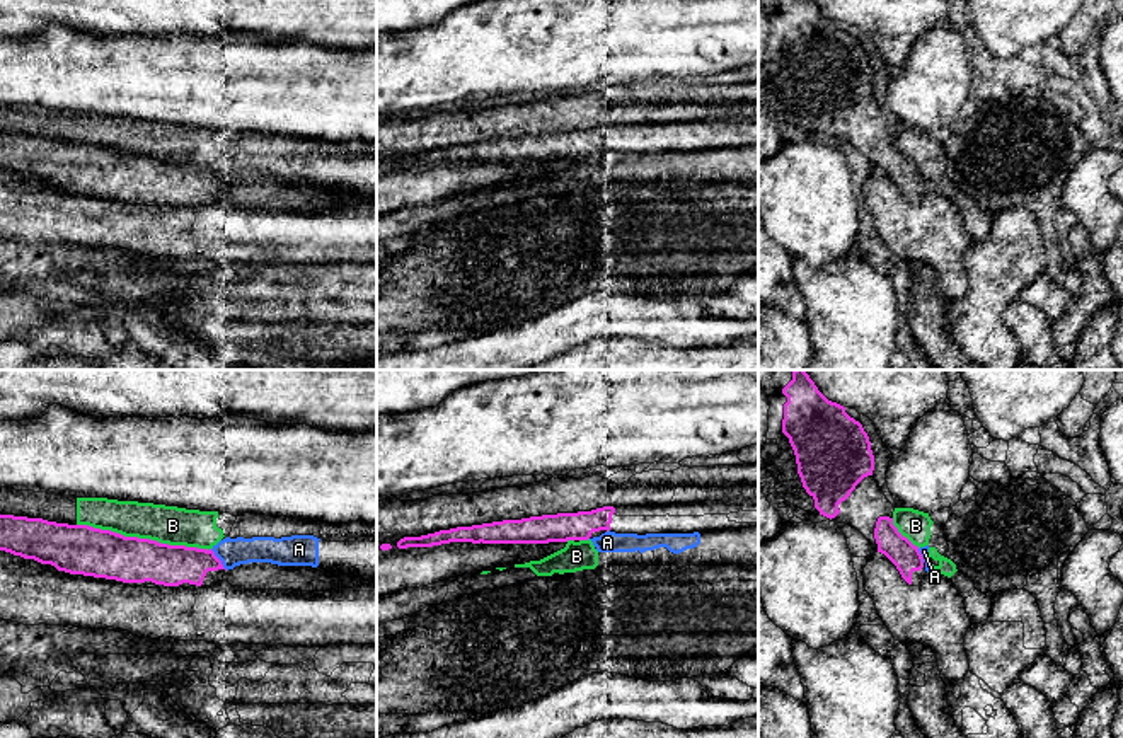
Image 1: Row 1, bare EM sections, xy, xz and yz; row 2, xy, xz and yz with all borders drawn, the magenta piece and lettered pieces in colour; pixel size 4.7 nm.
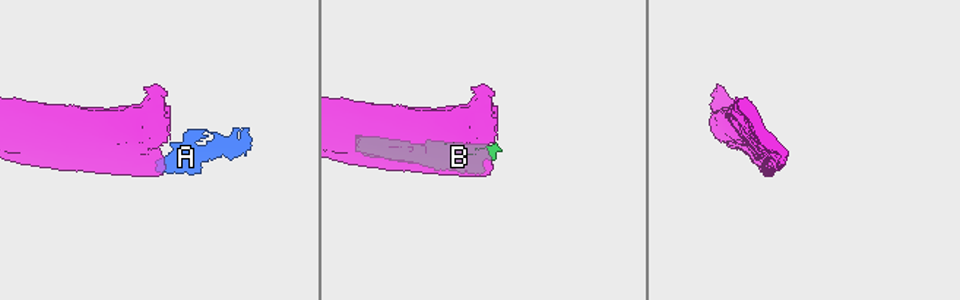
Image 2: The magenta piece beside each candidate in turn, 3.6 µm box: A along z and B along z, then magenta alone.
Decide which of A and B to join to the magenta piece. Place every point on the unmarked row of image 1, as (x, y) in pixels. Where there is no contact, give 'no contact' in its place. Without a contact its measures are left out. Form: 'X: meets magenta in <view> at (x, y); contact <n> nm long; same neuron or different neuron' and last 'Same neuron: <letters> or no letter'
A: meets magenta in xy at (218, 178); contact 130 nm long; different neuron
B: meets magenta in xy at (143, 157); contact 650 nm long; different neuron
Same neuron: no letter

